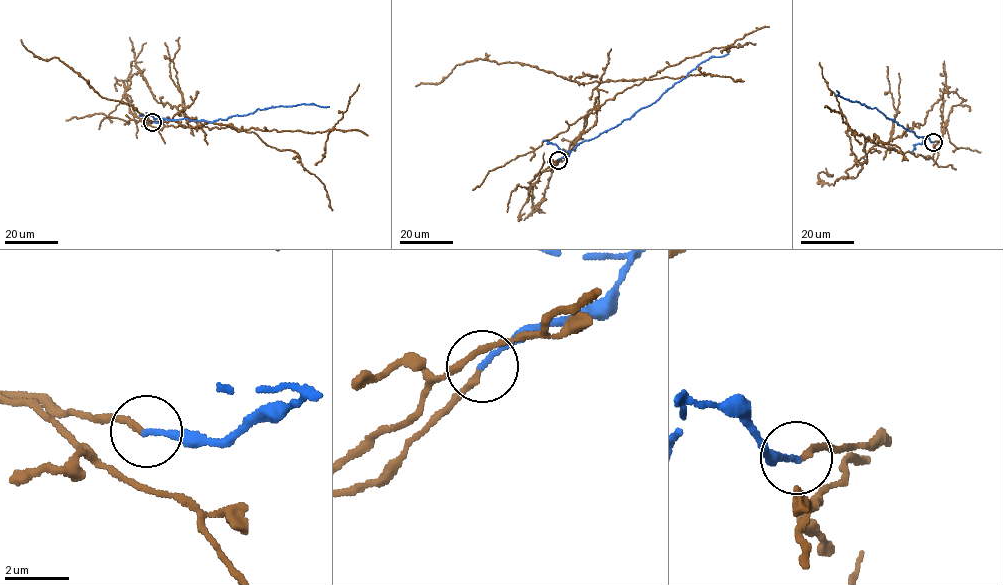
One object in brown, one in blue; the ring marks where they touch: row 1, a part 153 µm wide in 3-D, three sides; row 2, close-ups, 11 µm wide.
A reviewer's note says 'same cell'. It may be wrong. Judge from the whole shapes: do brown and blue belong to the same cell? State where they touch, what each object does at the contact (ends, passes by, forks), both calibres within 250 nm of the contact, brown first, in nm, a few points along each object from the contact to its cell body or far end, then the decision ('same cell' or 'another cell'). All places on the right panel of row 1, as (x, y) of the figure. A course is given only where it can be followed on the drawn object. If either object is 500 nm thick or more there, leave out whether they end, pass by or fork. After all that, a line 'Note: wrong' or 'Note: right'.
at (933, 142); brown ends there; blue ends there; 180 nm thick on the brown side, 170 nm on the other; brown runs (933, 142), (941, 139), (945, 85), (922, 125), (879, 142), (866, 155), (864, 149), (872, 140), (956, 169); blue runs (933, 142), (918, 137), (874, 107), (839, 96), (836, 90); another cell
Note: wrong

